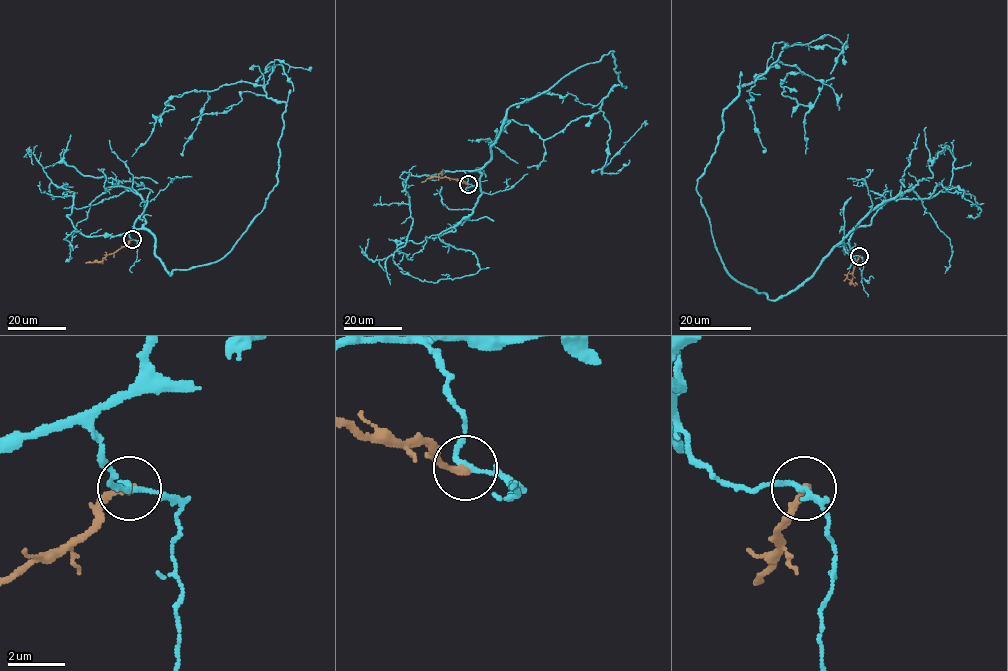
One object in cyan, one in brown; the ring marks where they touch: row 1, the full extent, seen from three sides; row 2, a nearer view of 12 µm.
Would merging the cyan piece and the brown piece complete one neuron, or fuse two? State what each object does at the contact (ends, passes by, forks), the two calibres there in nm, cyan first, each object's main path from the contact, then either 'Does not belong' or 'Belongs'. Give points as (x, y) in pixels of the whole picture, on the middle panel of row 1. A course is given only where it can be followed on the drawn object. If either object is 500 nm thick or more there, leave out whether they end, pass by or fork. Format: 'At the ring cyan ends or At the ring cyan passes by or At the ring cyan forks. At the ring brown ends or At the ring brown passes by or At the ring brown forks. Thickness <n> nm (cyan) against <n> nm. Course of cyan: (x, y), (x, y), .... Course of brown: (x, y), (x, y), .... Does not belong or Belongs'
At the ring cyan passes by. At the ring brown ends. Thickness 160 nm (cyan) against 280 nm. Course of cyan: (468, 184), (510, 107), (613, 51), (622, 86), (597, 112), (545, 139), (504, 119), (491, 143), (468, 140). Course of brown: (468, 184), (448, 177), (430, 177), (421, 181). Does not belong

